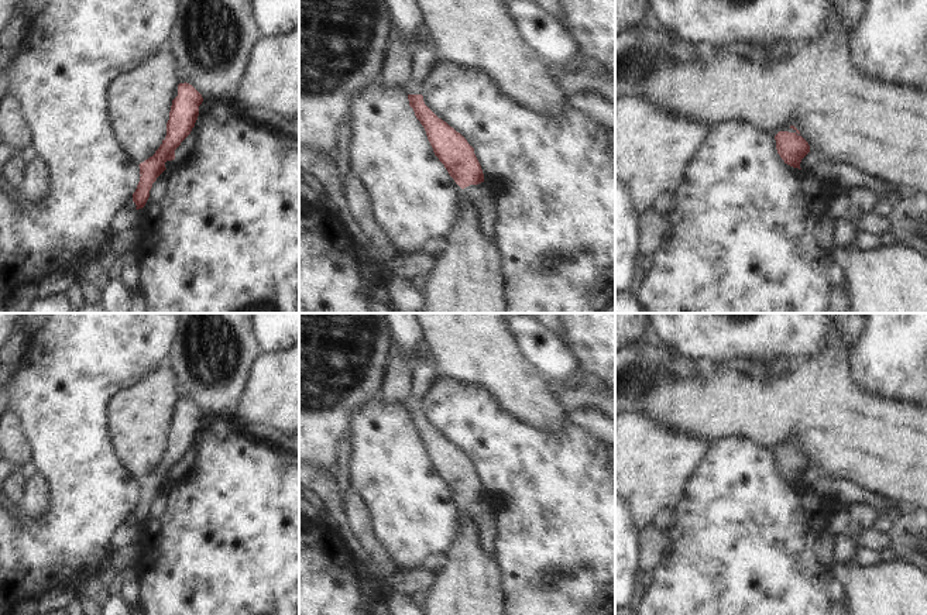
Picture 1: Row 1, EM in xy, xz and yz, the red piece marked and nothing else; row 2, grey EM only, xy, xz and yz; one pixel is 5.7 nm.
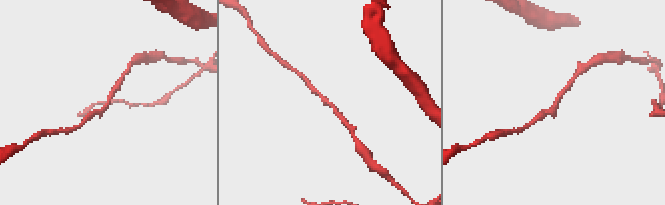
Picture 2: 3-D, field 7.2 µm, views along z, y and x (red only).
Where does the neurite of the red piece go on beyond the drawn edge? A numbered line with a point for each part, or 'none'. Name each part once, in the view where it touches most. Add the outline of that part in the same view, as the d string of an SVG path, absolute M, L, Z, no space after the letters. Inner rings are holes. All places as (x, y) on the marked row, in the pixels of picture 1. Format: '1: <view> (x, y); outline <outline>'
none

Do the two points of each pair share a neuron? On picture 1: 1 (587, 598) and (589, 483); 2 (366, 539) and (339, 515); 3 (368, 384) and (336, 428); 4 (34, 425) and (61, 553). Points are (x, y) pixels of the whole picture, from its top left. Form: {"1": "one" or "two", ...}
{"1": "one", "2": "two", "3": "one", "4": "one"}

